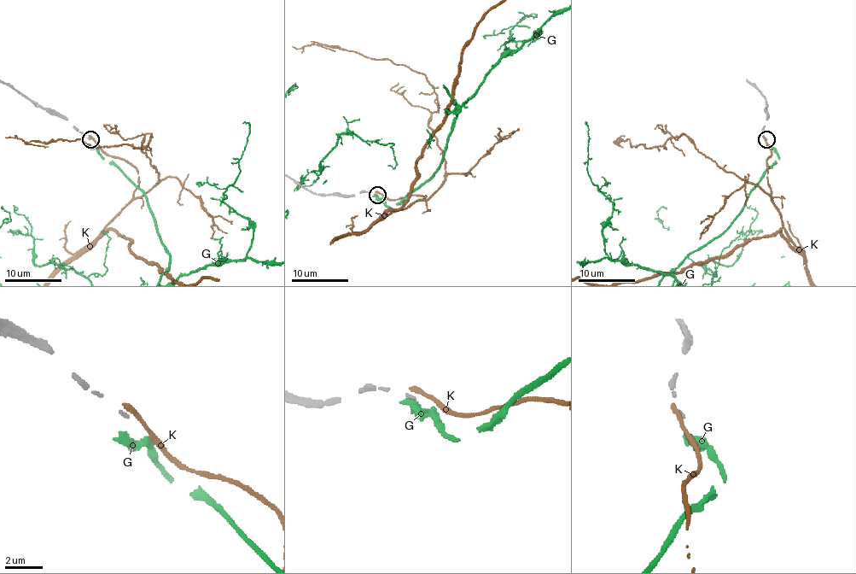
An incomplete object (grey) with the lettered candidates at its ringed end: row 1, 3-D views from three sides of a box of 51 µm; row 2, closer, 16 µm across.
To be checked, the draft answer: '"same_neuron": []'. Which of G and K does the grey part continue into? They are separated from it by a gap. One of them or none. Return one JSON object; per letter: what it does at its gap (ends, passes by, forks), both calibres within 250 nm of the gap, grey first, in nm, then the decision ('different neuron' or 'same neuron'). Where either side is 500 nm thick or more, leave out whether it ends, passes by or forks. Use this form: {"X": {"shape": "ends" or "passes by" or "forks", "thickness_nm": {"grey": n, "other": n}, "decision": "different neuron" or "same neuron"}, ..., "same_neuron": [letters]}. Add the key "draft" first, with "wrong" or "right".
{"draft": "right", "G": {"shape": "ends", "thickness_nm": {"grey": 130, "other": 380}, "decision": "different neuron"}, "K": {"shape": "ends", "thickness_nm": {"grey": 130, "other": 320}, "decision": "different neuron"}, "same_neuron": []}

